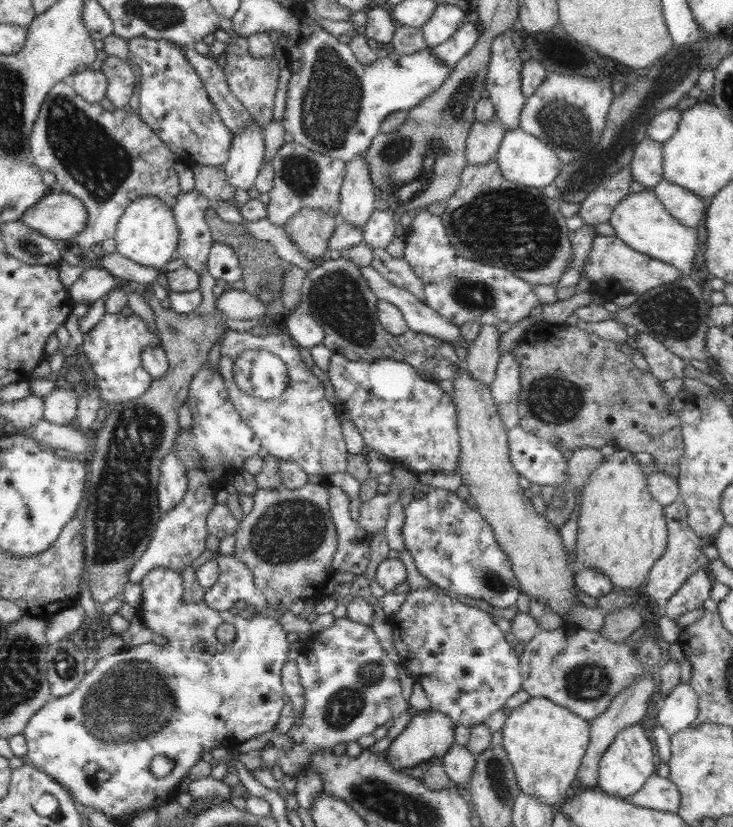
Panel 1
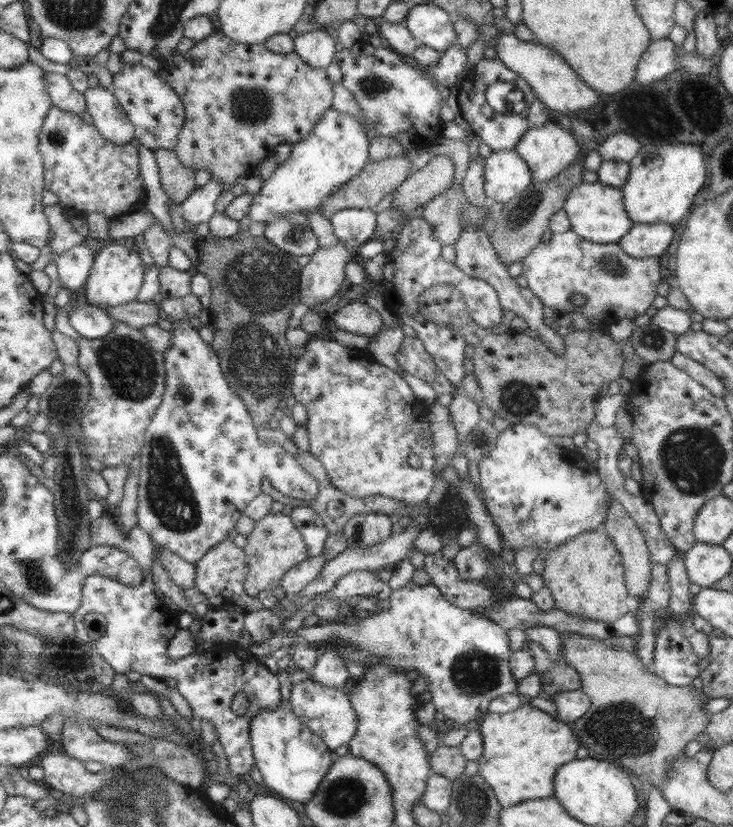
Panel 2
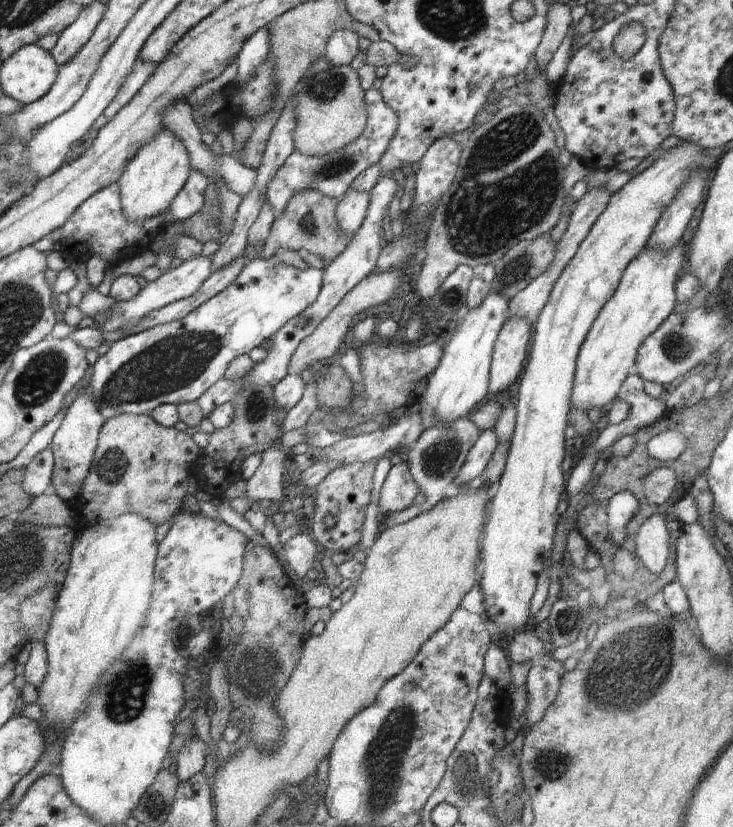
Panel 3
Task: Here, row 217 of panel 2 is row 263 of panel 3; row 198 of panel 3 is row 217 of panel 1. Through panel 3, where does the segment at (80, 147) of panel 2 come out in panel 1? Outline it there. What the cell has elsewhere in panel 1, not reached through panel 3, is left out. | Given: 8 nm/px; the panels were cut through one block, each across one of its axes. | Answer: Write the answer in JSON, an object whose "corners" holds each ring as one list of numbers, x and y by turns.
{"corners":[[69,81,59,82,45,96,40,106,38,119,35,121,29,142,31,160,40,172,50,171,56,175,57,183,64,193,79,198,87,211,87,222,71,243,79,254,90,253,91,248,101,245,108,239,115,238,117,224,125,208,142,196,155,196,169,205,176,204,181,194,179,179,174,170,178,157,174,155,152,128,134,112,128,114,124,108,108,112,100,103,84,100,70,85]]}

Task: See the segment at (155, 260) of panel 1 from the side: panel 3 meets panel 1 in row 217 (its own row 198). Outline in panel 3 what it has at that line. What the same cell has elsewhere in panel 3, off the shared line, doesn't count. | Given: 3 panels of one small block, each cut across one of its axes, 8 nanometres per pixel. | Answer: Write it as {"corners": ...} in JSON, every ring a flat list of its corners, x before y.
{"corners":[[166,127,156,132,154,140,144,144,126,165,117,182,120,187,120,204,126,220,140,222,166,212,178,192,182,190,190,171,188,152,182,140]]}

